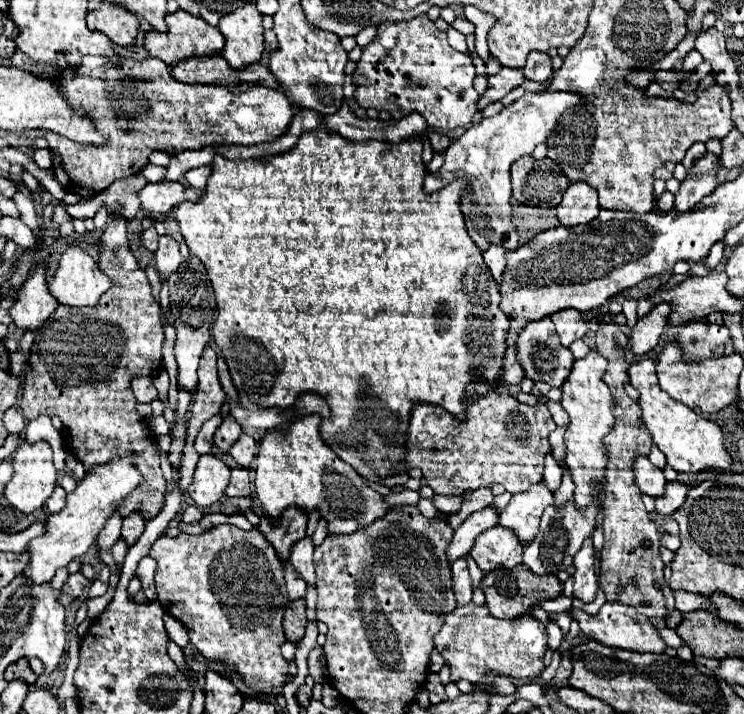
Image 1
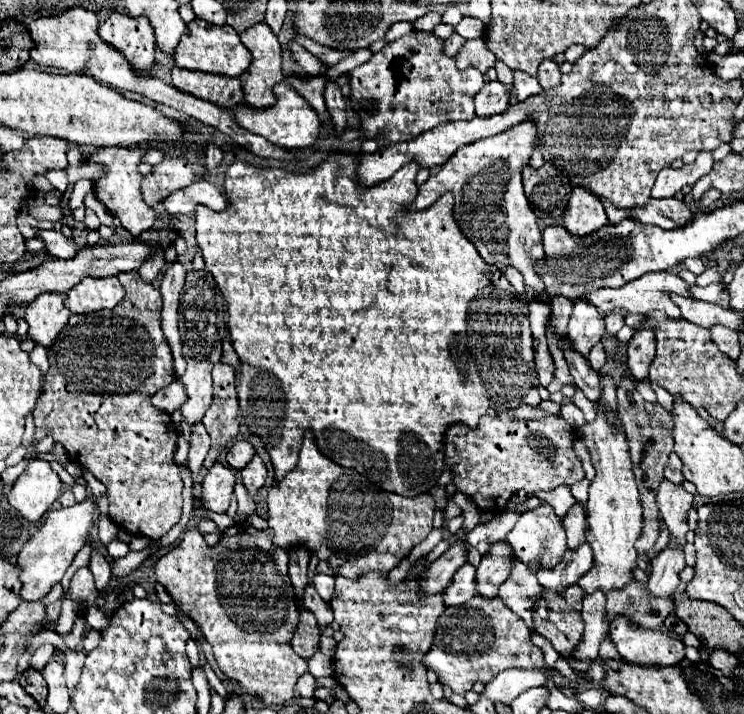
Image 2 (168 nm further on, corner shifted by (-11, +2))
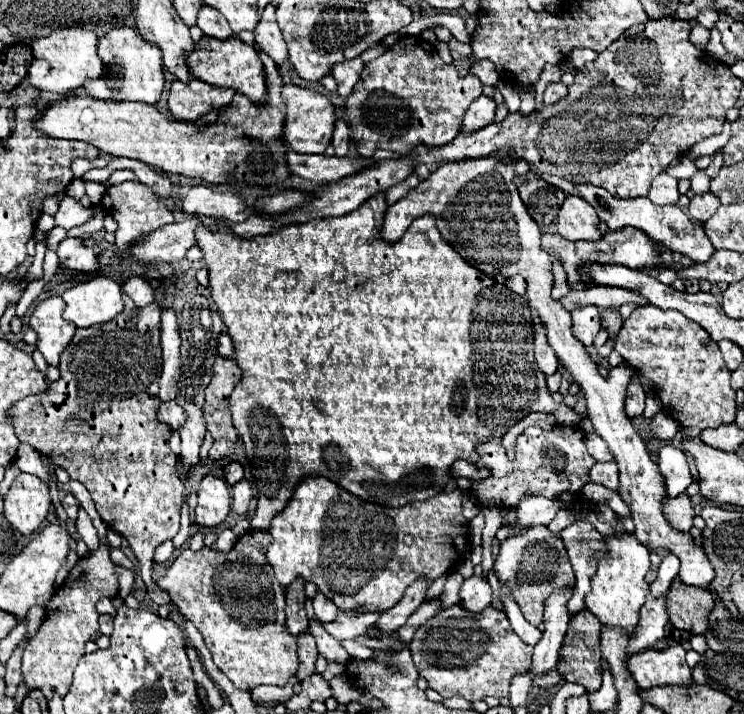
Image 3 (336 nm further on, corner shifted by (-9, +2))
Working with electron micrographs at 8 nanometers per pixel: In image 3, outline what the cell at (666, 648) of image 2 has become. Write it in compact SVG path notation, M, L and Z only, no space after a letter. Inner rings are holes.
M679 643L669 645L665 651L649 649L645 653L633 655L627 661L631 675L637 685L647 691L659 685L689 685L691 667L685 661L685 649Z

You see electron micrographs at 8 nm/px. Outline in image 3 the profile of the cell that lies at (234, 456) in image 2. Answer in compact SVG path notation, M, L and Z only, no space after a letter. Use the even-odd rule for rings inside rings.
M233 461L233 463L225 465L225 467L223 467L223 479L225 479L229 485L239 483L239 481L243 479L243 467L241 467L241 463Z

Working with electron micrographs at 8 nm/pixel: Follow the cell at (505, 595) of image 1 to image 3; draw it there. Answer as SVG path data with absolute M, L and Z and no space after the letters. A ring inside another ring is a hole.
M583 609L569 623L565 637L565 661L561 661L561 675L565 681L581 683L587 691L601 687L601 623L593 613Z

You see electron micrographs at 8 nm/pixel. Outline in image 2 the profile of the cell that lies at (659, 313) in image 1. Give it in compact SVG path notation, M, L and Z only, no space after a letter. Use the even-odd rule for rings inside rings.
M637 329L627 345L627 355L635 381L645 381L649 365L655 359L655 333L651 329Z

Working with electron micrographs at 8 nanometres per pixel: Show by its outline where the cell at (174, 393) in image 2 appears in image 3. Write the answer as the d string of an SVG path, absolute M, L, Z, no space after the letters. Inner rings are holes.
M169 401L169 403L165 403L165 405L159 405L157 417L159 417L165 425L169 425L173 431L177 431L177 429L187 421L185 411L183 411L175 401Z

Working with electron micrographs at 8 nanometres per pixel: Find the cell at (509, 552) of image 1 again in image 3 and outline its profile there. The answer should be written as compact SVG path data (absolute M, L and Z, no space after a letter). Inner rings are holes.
M483 577L465 579L459 591L459 605L471 613L481 613L481 609L491 605L489 583Z

